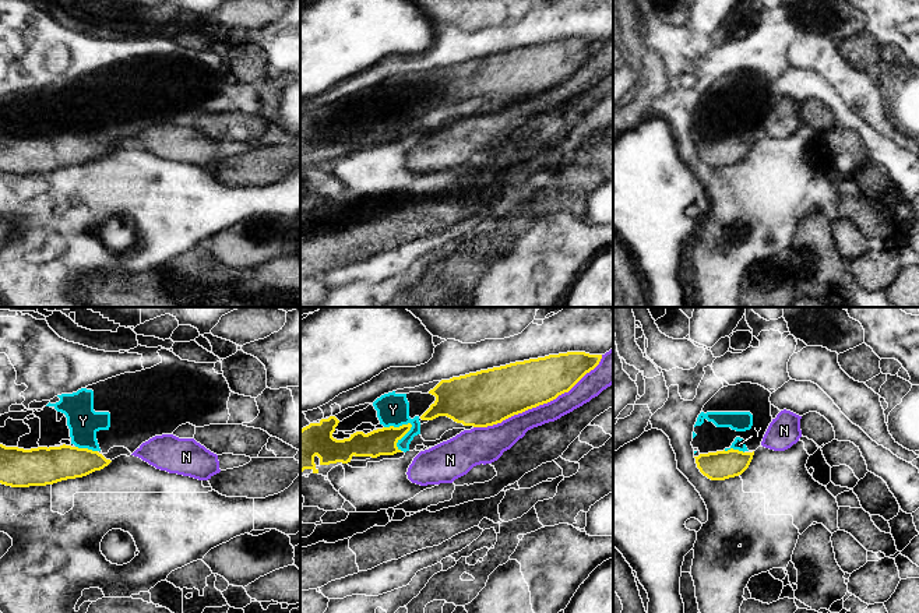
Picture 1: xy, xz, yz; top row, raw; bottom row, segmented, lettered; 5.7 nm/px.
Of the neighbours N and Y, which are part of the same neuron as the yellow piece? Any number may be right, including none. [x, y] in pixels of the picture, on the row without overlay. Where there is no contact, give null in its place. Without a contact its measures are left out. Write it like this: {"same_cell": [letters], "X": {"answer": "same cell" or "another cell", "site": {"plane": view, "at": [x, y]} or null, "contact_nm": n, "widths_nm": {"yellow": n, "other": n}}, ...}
{"same_cell": ["Y"], "N": {"answer": "another cell", "site": {"plane": "xz", "at": [539, 91]}, "contact_nm": 850, "widths_nm": {"yellow": 300, "other": 150}}, "Y": {"answer": "same cell", "site": {"plane": "xz", "at": [402, 123]}, "contact_nm": 180, "widths_nm": {"yellow": 160, "other": 190}}}

